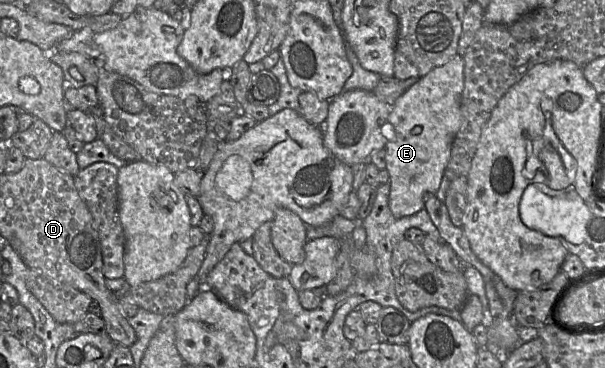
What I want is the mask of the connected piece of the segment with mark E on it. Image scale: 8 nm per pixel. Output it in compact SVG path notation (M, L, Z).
M455 55L405 90L392 106L381 132L387 138L386 170L390 179L389 208L397 219L424 209L429 196L438 192L449 162L453 140L461 126L464 59Z

